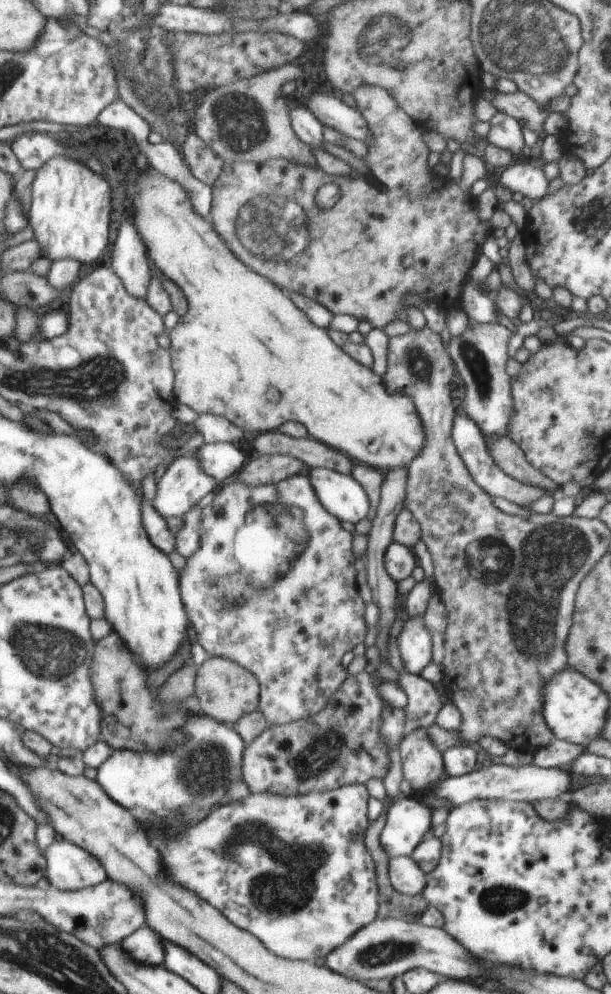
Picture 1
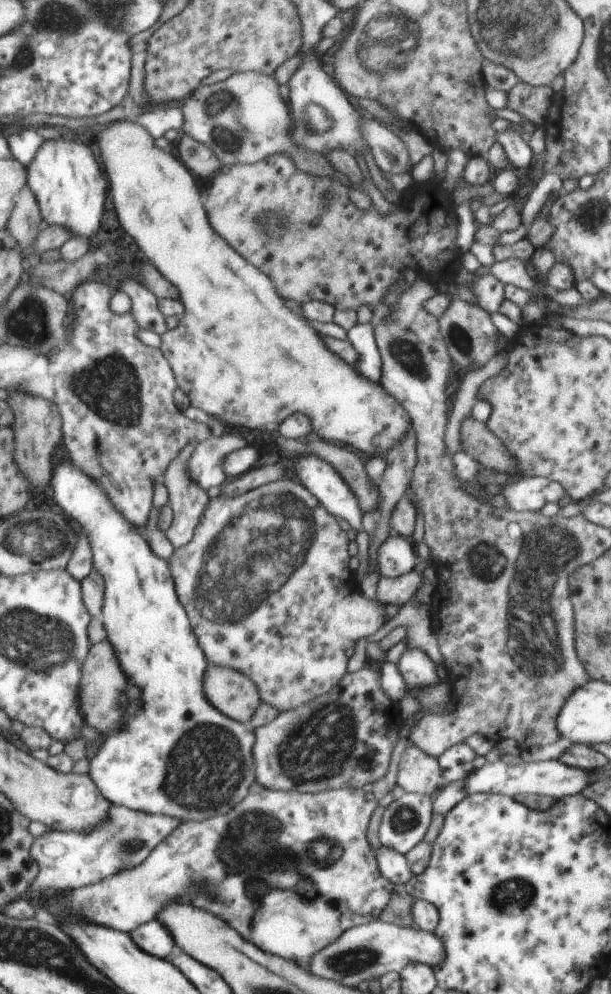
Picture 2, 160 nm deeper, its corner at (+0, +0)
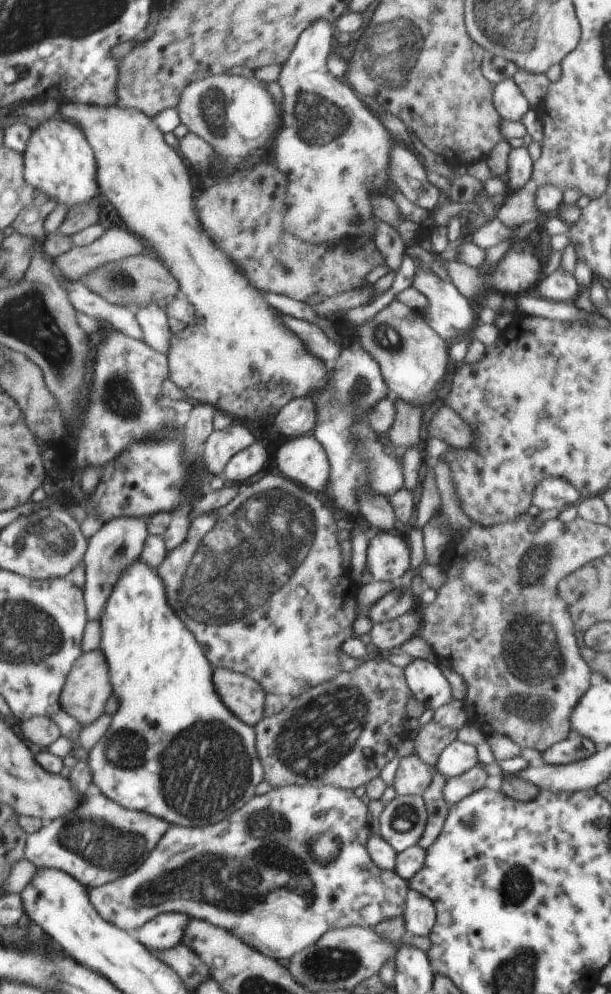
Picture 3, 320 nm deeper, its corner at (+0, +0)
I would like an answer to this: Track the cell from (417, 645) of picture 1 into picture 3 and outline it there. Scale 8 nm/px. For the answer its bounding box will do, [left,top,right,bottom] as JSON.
[403,659,451,709]

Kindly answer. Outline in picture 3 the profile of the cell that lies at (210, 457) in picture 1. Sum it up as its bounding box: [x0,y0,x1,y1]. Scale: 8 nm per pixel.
[223,443,269,484]

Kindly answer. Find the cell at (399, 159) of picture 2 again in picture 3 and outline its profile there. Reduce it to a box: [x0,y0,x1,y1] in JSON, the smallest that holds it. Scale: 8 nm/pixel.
[390,142,439,212]

